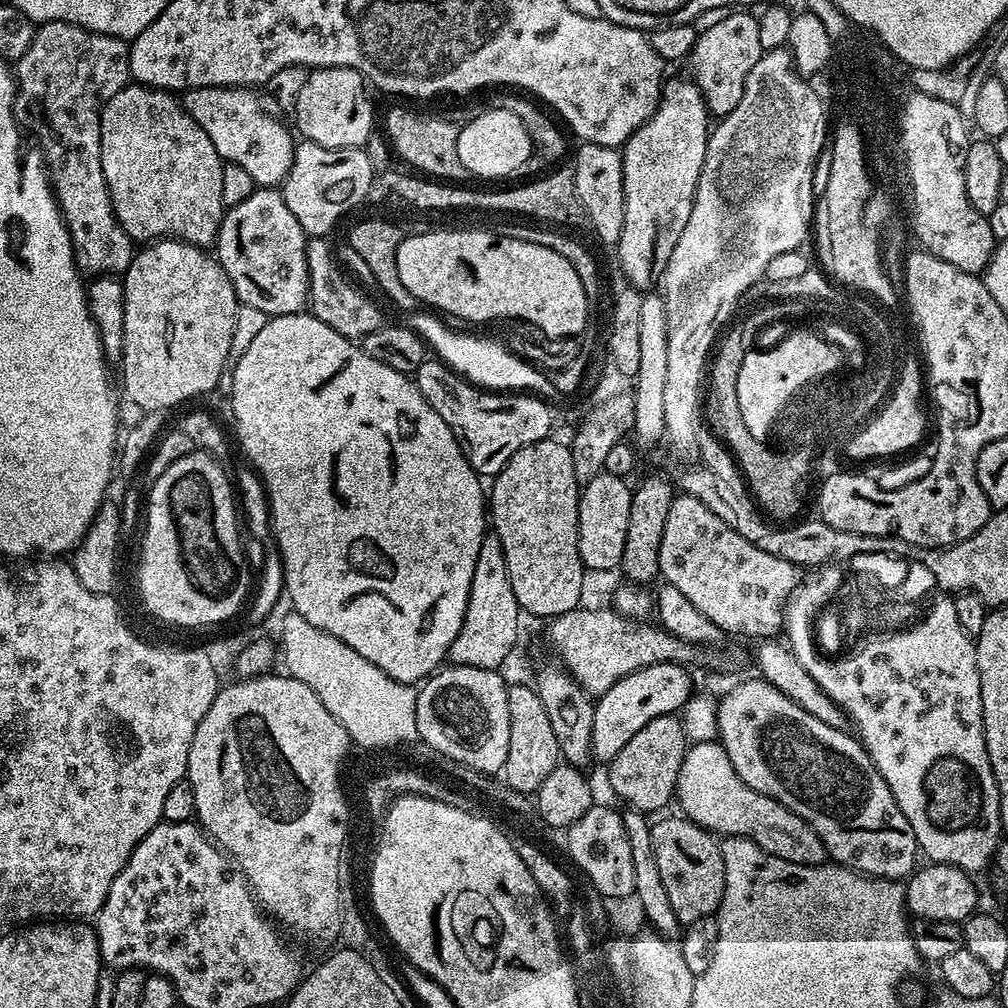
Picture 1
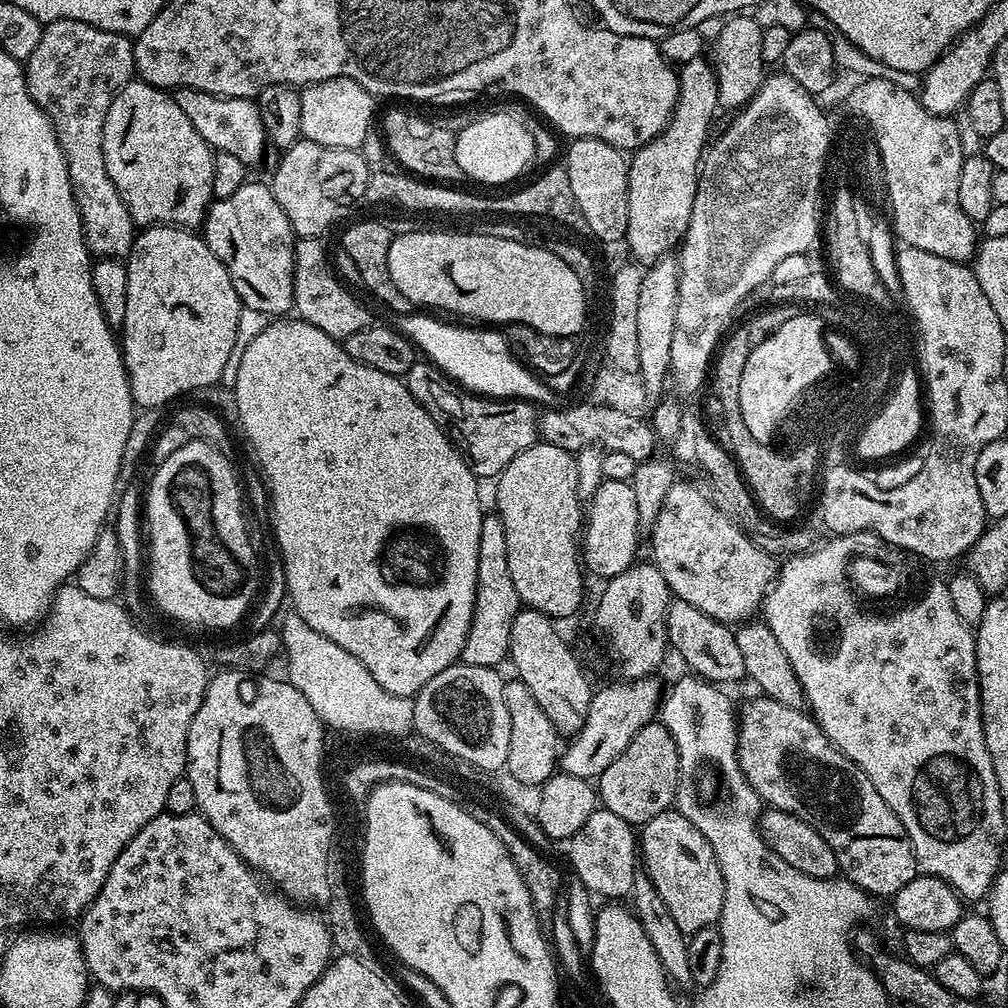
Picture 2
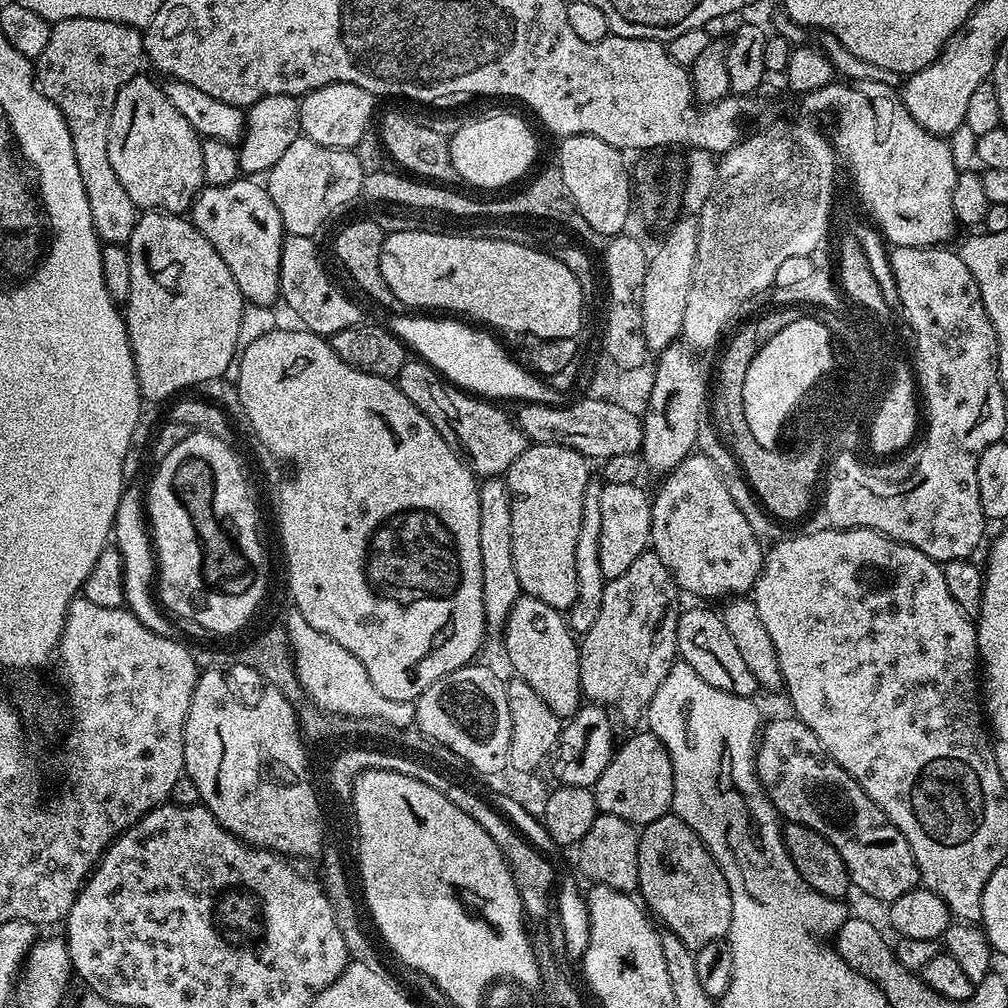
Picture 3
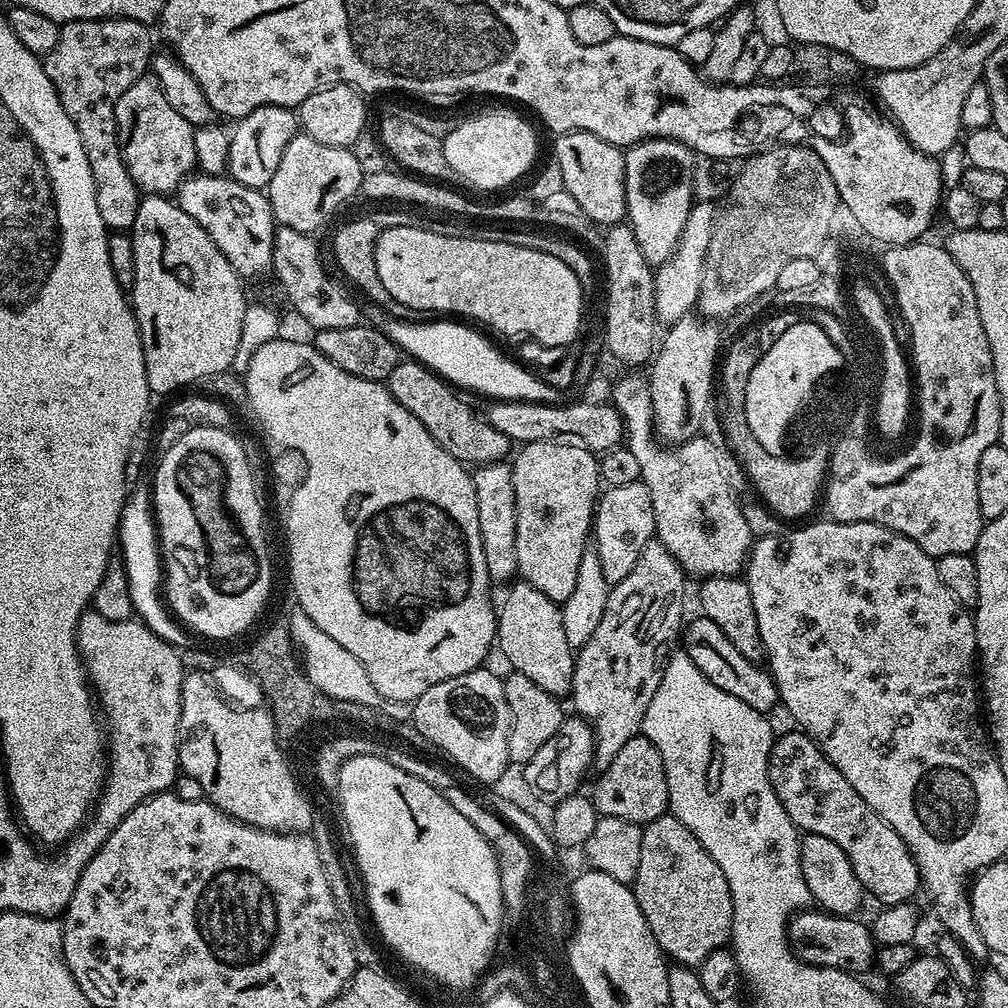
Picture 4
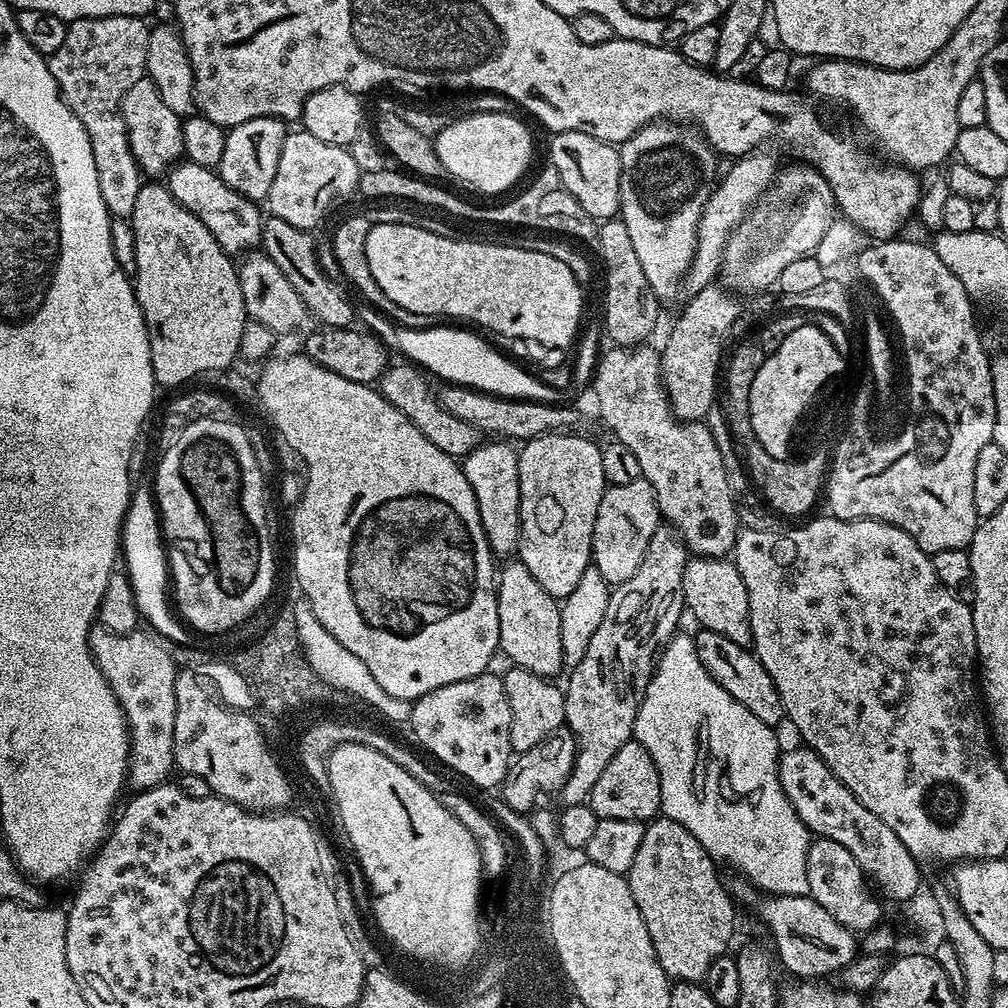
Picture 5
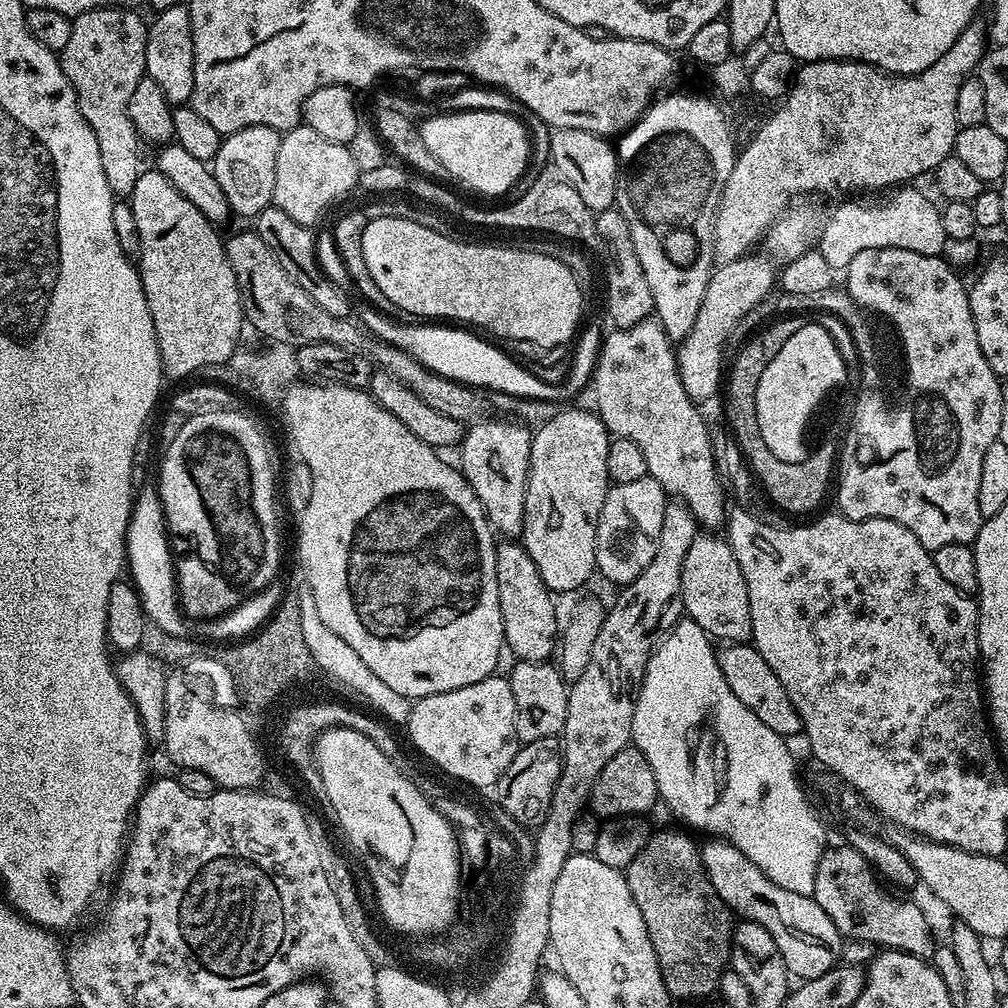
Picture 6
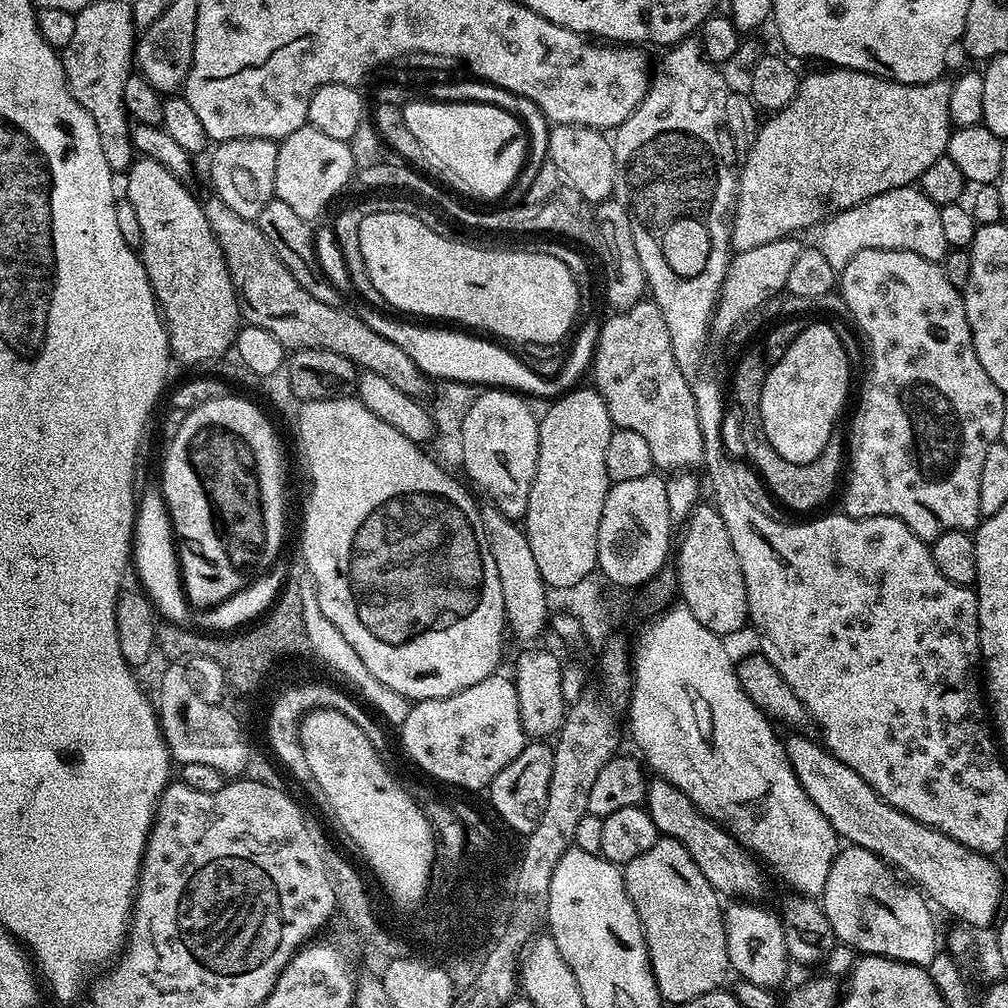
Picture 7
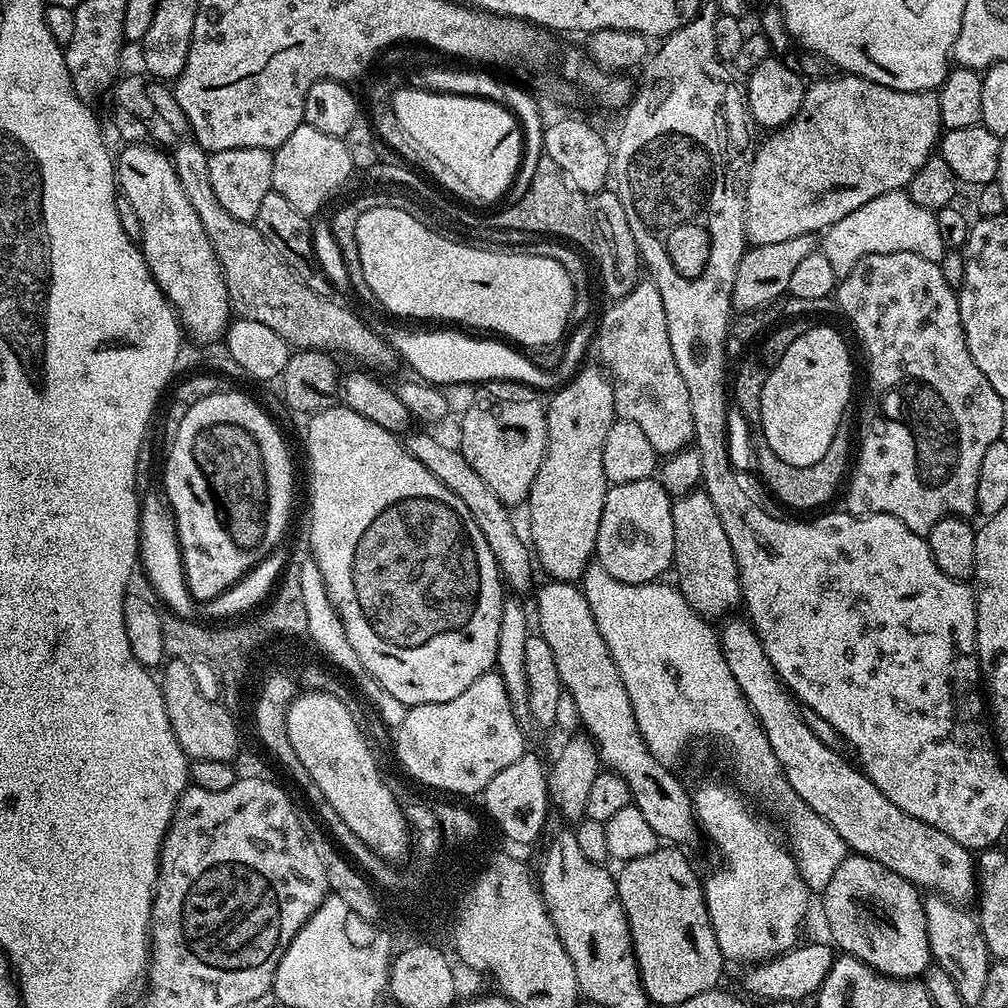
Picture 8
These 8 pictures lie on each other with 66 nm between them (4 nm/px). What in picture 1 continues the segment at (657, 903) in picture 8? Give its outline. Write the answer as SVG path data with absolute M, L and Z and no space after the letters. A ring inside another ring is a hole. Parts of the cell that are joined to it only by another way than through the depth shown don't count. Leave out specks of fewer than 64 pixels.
M675 815L652 824L654 858L658 861L658 871L662 873L662 883L666 886L670 906L674 906L674 914L678 914L681 925L691 926L711 917L720 907L726 886L726 866L721 841L687 816Z

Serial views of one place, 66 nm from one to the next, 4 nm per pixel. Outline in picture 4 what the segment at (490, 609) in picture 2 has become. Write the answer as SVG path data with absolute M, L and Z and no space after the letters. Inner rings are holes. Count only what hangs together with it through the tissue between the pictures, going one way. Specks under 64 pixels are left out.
M507 463L481 464L472 472L478 502L478 530L482 530L482 555L486 557L486 570L493 585L515 581L518 576L518 510L514 498L514 478Z

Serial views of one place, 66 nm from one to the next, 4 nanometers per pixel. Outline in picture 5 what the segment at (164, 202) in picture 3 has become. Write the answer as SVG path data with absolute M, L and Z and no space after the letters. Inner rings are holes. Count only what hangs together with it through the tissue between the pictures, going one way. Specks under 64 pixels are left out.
M147 78L134 82L130 90L120 103L120 113L128 127L128 141L130 150L138 162L141 173L148 178L156 178L159 174L167 173L173 164L184 156L184 143L182 142L182 118L174 114L162 102L158 94L158 86Z

